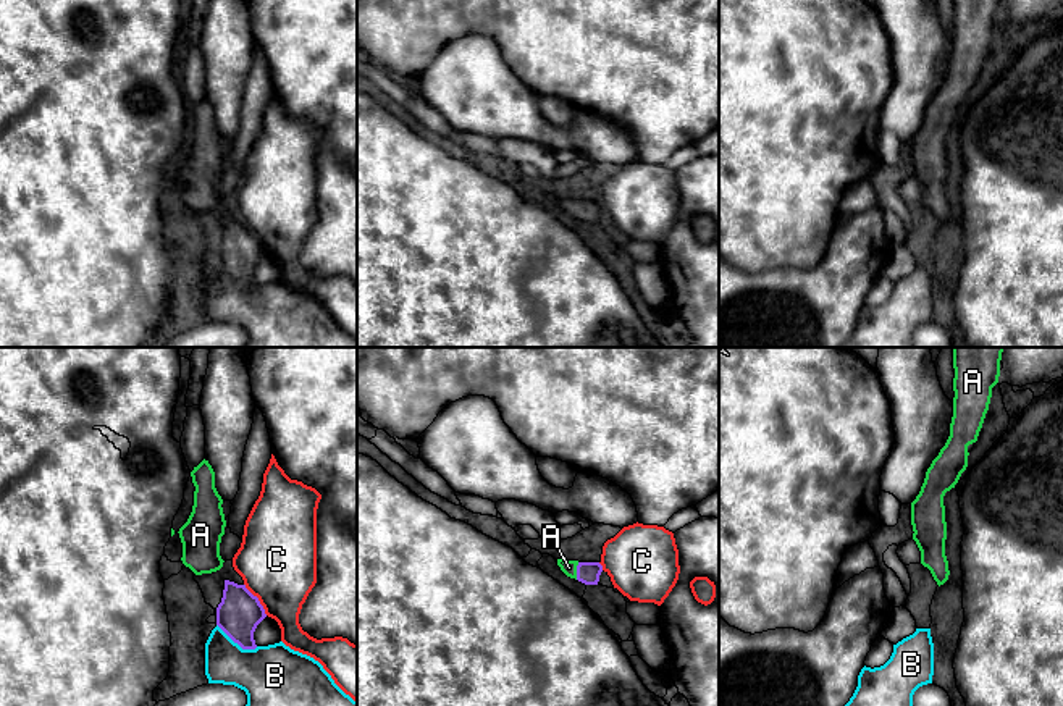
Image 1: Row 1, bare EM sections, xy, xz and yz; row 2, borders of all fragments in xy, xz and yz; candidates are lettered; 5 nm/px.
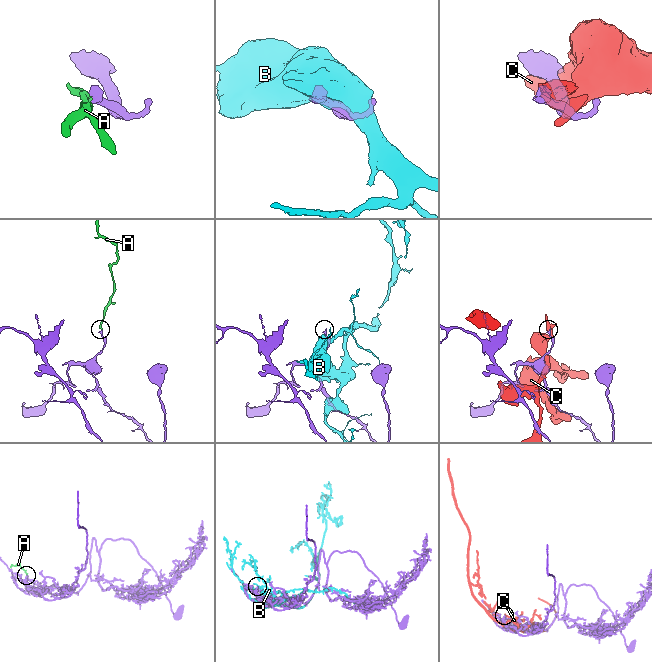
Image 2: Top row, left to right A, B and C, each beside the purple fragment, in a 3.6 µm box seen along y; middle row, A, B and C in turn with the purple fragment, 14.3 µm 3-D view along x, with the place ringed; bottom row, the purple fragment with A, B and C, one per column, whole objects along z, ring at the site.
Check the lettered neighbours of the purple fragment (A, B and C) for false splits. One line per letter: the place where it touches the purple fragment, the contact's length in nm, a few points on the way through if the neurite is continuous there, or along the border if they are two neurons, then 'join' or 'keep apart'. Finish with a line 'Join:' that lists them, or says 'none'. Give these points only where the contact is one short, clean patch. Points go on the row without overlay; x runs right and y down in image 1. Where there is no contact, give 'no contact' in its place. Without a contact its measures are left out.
A: xz (577, 209) | 90 nm | across xz (587, 210), (577, 209), (569, 205) | join
B: xy (238, 281) | 240 nm | keep apart
C: xy (257, 238) | 200 nm | keep apart
Join: A

